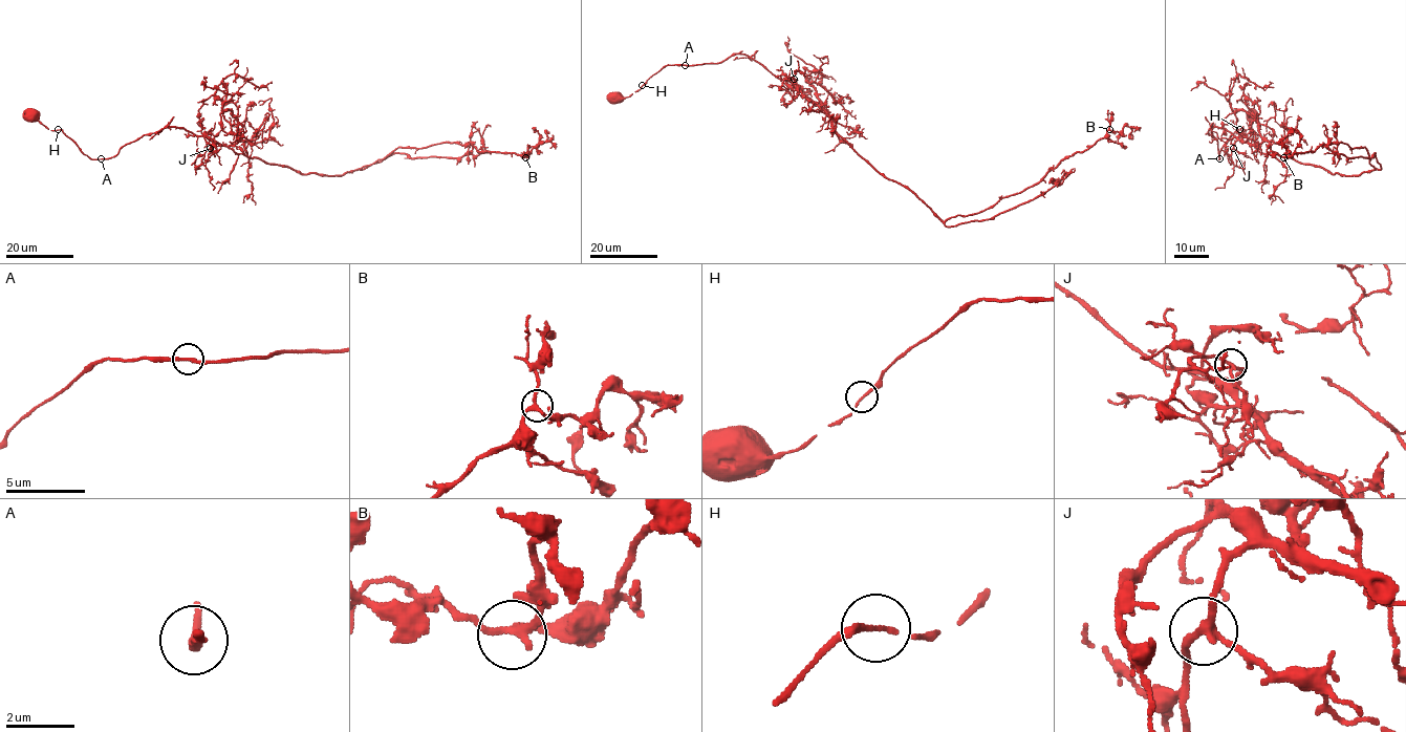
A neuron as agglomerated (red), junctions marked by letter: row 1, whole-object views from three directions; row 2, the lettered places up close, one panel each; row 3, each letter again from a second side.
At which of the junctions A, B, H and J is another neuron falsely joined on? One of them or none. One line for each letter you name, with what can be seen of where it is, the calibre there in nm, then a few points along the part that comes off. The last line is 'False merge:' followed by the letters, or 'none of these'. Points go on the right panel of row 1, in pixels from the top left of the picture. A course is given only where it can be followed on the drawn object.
False merge: none of these

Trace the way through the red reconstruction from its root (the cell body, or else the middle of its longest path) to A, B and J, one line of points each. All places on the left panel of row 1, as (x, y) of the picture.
A: (29, 115), (30, 120), (39, 121), (48, 129), (61, 130), (91, 158), (101, 158)
B: (29, 115), (92, 159), (166, 127), (241, 141), (251, 157), (302, 174), (343, 175), (441, 143), (525, 157)
J: (29, 115), (61, 130), (92, 159), (112, 157), (125, 145), (166, 127), (210, 138), (210, 148)

